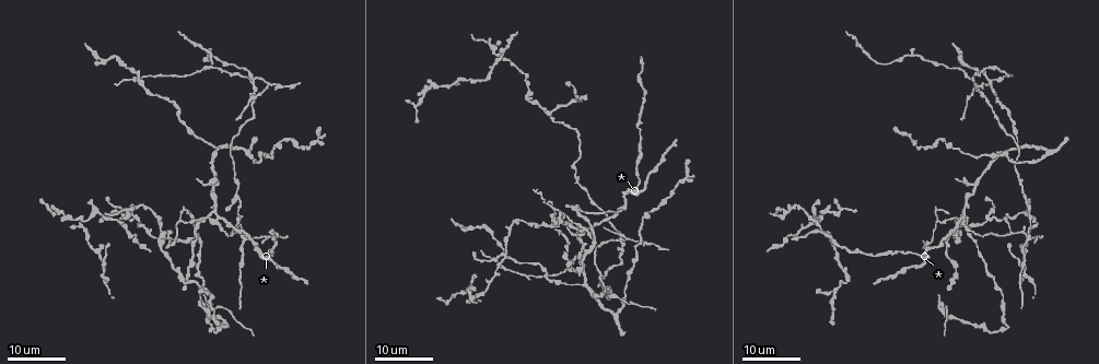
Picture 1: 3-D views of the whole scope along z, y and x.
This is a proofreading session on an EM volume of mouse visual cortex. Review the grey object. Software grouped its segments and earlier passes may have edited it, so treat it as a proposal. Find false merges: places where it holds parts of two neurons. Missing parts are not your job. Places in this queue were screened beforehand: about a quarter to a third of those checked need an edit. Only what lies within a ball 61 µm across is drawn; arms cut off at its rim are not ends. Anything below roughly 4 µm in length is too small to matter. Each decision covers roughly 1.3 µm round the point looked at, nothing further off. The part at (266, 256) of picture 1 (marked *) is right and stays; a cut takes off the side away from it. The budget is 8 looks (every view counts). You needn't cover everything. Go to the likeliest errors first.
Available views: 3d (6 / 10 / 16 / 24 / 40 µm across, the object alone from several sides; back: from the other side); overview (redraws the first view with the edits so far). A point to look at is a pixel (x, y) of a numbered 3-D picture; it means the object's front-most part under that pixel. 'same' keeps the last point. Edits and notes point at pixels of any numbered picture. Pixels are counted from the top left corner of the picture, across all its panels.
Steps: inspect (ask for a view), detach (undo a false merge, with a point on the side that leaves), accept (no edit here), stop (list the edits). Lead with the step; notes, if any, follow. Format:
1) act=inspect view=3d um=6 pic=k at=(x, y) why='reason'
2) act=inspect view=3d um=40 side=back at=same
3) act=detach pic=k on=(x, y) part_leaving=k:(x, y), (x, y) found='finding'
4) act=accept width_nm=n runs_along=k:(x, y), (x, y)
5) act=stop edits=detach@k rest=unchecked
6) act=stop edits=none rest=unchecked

act=inspect view=3d um=16 pic=1 at=(618, 239) why='four-way junction'

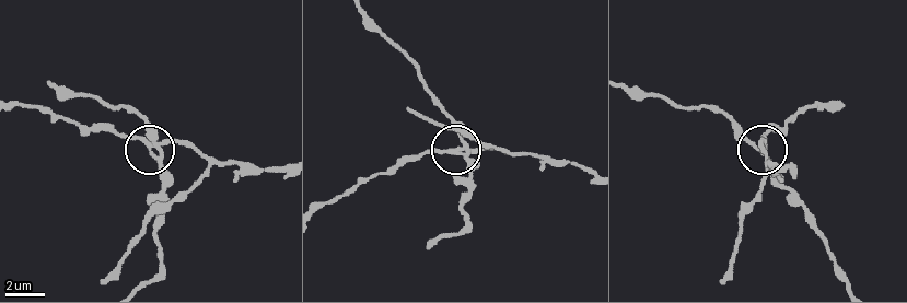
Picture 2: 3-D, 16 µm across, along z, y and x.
act=inspect view=3d um=6 pic=2 at=(151, 145) why='closer look'

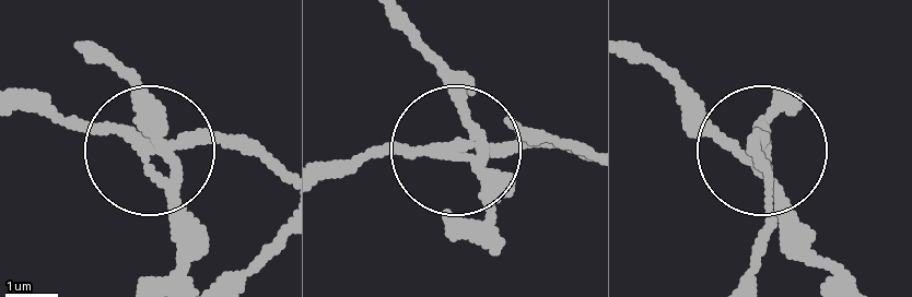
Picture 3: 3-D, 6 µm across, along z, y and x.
act=detach pic=3 on=(231, 141) width_nm=230 part_leaving=3:(162, 186), (123, 142), (19, 111) found='a second neuron is stuck on'

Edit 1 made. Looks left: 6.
act=inspect view=overview why='redraw'

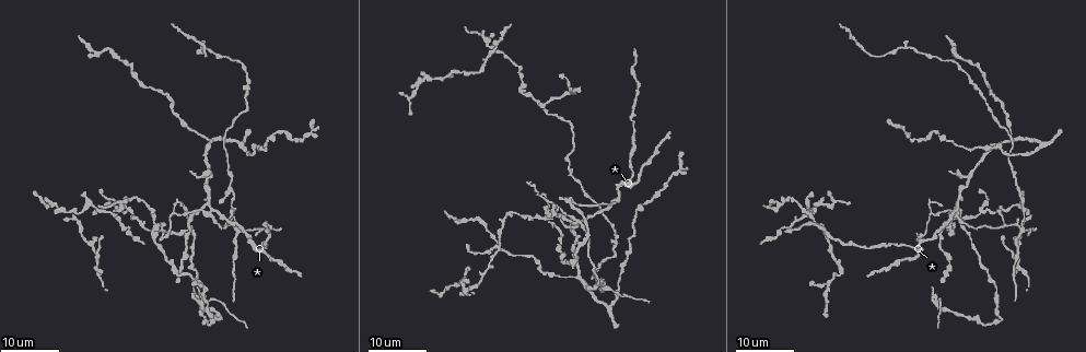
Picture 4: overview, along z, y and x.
act=inspect view=3d um=16 pic=4 at=(969, 178) why='two arms at a narrow angle'

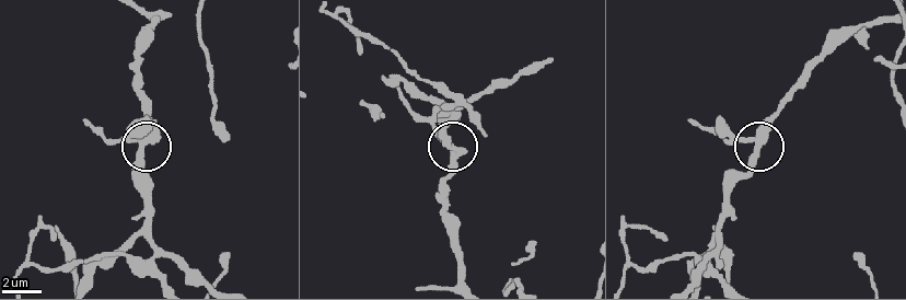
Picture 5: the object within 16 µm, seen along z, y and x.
act=inspect view=3d um=6 pic=5 at=(759, 137) why='closer look'

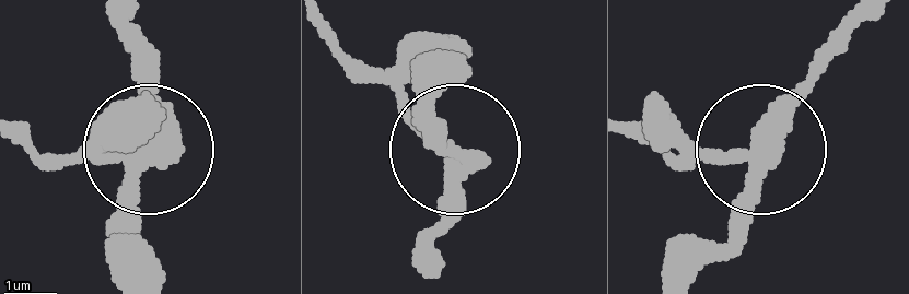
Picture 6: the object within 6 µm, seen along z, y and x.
act=accept width_nm=330 found='all the same neuron'

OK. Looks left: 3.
act=inspect view=3d um=16 pic=4 at=(985, 211) why='branch point'

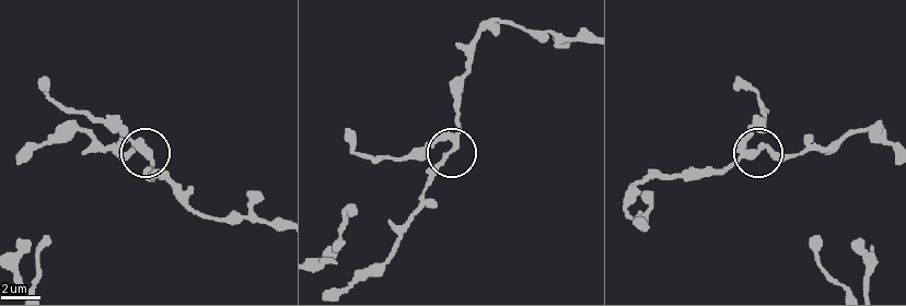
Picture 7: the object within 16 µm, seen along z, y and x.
act=inspect view=3d um=10 pic=7 at=(149, 152) why='zoom in'

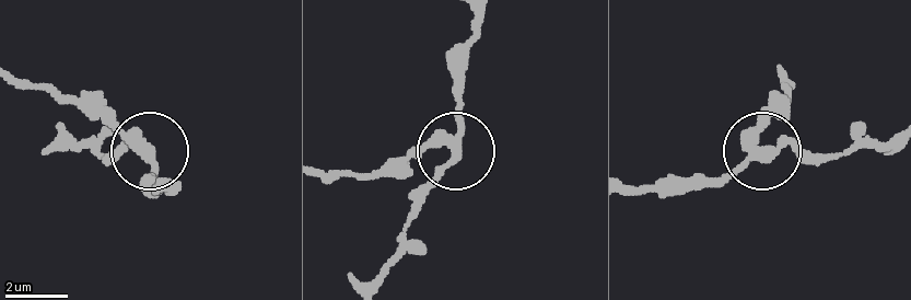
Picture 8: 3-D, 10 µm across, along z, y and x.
act=accept side_arm_um=8 runs_along=8:(482, 19), (462, 82), (458, 145), (422, 145), (394, 160) found='all the same neuron'

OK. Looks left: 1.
act=stop edits=detach@3 rest=unchecked

